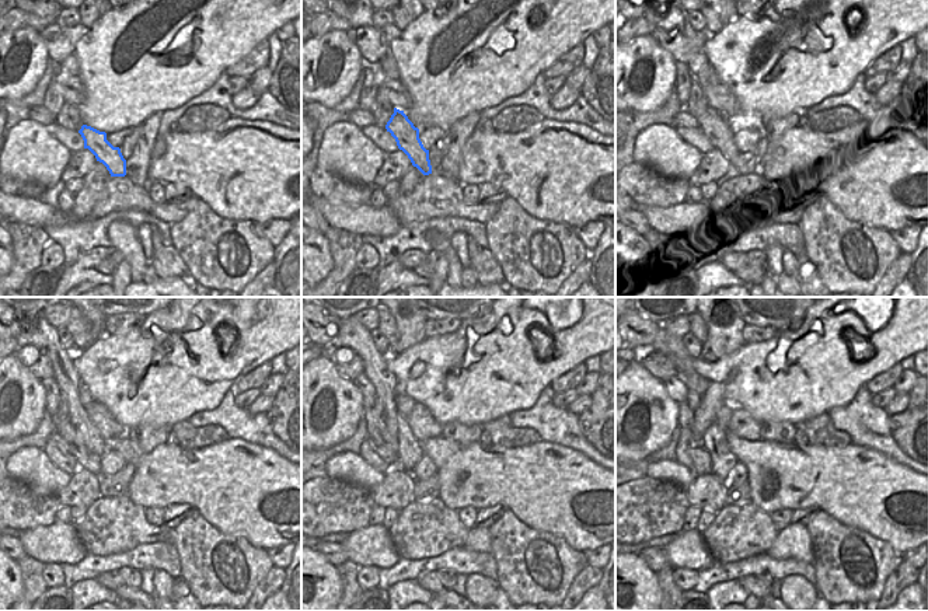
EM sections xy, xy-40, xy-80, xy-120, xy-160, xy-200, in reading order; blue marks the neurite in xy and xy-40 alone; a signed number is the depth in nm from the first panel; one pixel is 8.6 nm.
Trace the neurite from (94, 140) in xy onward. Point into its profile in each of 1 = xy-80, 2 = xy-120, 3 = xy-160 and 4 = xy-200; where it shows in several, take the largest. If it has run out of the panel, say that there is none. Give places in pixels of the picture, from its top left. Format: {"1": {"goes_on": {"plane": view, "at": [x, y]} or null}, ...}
{"1": {"goes_on": {"plane": "xy-80", "at": [712, 124]}}, "2": {"goes_on": {"plane": "xy-120", "at": [87, 460]}}, "3": {"goes_on": {"plane": "xy-160", "at": [376, 428]}}, "4": {"goes_on": {"plane": "xy-200", "at": [686, 416]}}}

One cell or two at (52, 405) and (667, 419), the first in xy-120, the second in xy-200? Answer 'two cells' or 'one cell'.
two cells

